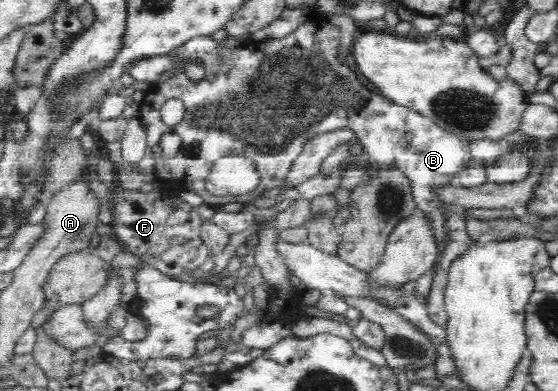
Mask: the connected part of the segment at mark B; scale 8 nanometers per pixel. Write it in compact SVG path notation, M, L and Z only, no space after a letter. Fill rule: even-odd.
M315 16L315 20L310 20L298 27L298 29L283 38L274 38L268 40L253 40L248 41L245 44L240 44L238 46L228 46L228 44L224 44L224 41L217 41L213 39L211 36L198 36L188 41L173 47L168 53L167 56L170 58L172 62L172 67L170 69L170 78L164 82L158 82L155 85L151 86L149 90L147 90L144 99L139 103L138 109L138 120L142 125L144 125L144 132L146 132L146 147L148 147L148 153L150 153L150 157L152 157L152 163L154 163L154 169L152 169L152 173L154 179L157 184L163 183L178 183L178 189L182 190L192 190L198 192L204 200L204 203L208 206L221 206L226 205L232 202L232 194L228 195L212 195L206 191L204 182L210 177L210 173L212 173L212 169L214 169L214 165L222 159L222 157L228 157L228 155L239 155L248 161L251 161L251 164L254 166L256 175L258 176L259 182L258 185L252 190L252 195L254 197L258 197L265 189L274 187L275 185L281 184L286 182L286 177L288 177L288 173L292 171L292 167L294 167L294 163L296 163L296 159L302 155L302 151L304 151L304 147L306 147L306 143L310 141L310 139L314 139L321 135L322 133L332 131L332 129L338 129L338 127L350 127L356 136L356 140L358 140L361 144L364 144L366 150L368 150L368 154L372 156L372 160L376 160L378 162L378 166L380 168L391 166L392 164L398 166L400 170L406 172L408 174L408 178L412 180L412 187L414 191L414 199L417 203L417 213L421 215L427 221L427 225L429 225L429 229L433 233L433 241L435 241L436 249L437 249L437 258L432 267L426 272L420 279L417 279L410 287L401 291L399 296L394 296L391 299L391 312L392 314L396 314L400 320L404 320L410 328L414 328L416 332L422 334L426 340L430 341L430 346L432 346L432 350L436 352L436 359L434 359L434 367L436 368L437 374L440 375L450 375L454 374L454 366L452 366L452 360L450 360L450 352L448 352L448 346L446 346L446 331L445 329L434 323L434 321L430 318L430 312L428 311L428 303L429 303L429 295L432 289L432 285L434 285L434 275L436 275L436 269L438 269L440 265L440 259L442 259L442 255L446 255L446 251L448 251L448 247L450 247L450 243L452 243L452 238L450 238L450 228L448 228L448 217L450 214L446 213L446 200L442 200L440 198L440 189L446 189L446 187L450 187L452 185L452 179L456 177L456 175L460 174L460 171L464 171L467 167L474 165L474 163L480 163L484 168L492 166L498 159L504 159L504 157L508 157L508 155L512 155L512 153L524 153L526 155L533 154L533 152L538 150L538 138L528 133L523 133L522 131L516 131L511 135L503 137L502 139L496 141L490 141L488 139L482 141L466 141L461 140L456 134L448 134L447 132L441 131L440 128L436 128L436 124L433 123L431 119L427 117L422 117L419 113L408 109L407 107L402 107L397 103L394 103L391 99L388 99L384 96L379 95L378 93L374 93L371 90L368 90L368 87L362 83L362 81L356 81L358 79L358 75L350 69L350 65L346 63L346 59L344 57L340 57L338 53L340 53L340 45L342 45L342 37L340 37L340 29L338 26L331 24L328 22L328 19L320 18L319 16ZM190 63L197 63L201 65L205 69L206 79L201 81L200 83L192 83L191 81L187 80L185 76L186 67L190 65ZM168 99L180 99L184 104L184 115L182 117L181 122L176 123L176 125L166 125L163 120L159 118L159 110L161 106L168 101ZM164 135L178 135L180 137L180 141L182 144L178 150L178 152L173 157L168 157L168 155L164 155L162 152L162 139L164 139Z

